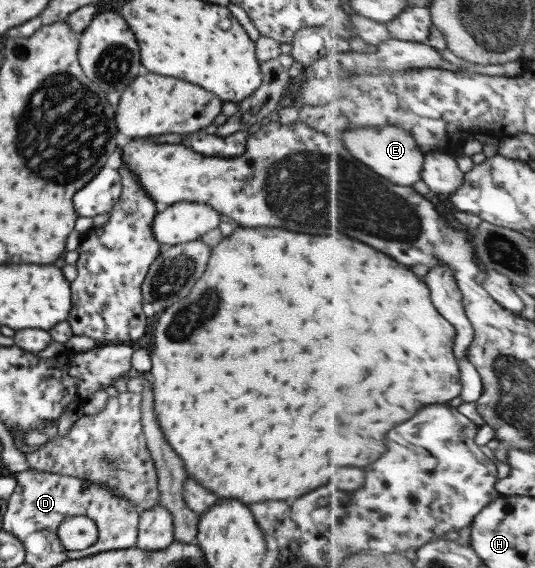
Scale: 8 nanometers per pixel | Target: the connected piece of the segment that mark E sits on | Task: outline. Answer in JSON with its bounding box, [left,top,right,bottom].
[341,126,426,186]

